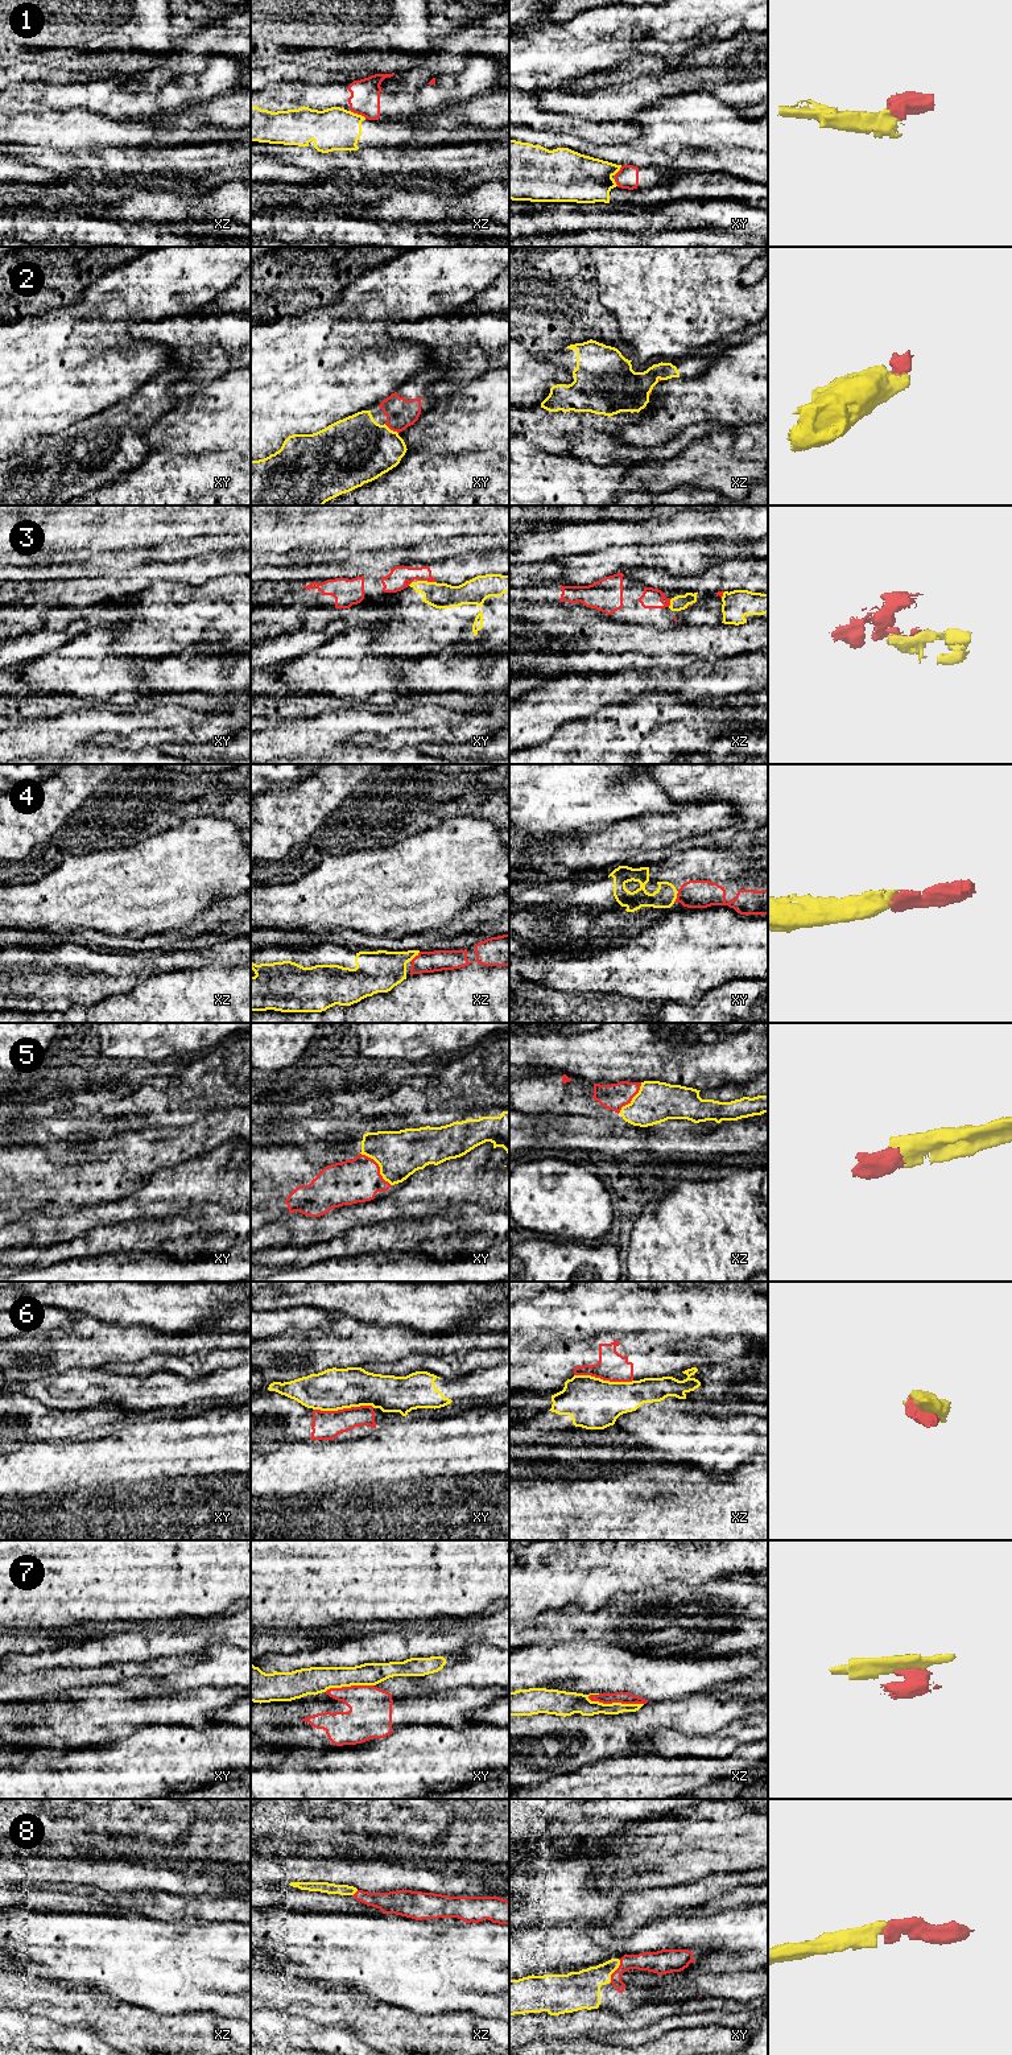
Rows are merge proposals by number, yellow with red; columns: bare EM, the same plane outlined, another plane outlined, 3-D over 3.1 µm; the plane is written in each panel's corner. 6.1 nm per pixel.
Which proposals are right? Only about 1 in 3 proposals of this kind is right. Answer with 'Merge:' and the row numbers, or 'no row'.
Merge: 2, 4, 5, 8

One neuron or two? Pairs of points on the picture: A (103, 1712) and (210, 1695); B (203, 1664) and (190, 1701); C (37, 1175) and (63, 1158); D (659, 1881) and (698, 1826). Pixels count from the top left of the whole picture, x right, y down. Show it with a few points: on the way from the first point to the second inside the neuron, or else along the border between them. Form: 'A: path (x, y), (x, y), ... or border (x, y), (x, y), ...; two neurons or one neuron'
A: path (129, 1712), (184, 1709); one neuron
B: border (224, 1687), (198, 1687), (180, 1694), (169, 1694); two neurons
C: border (25, 1146), (40, 1146), (53, 1163); two neurons
D: path (674, 1872), (693, 1853), (697, 1841); one neuron

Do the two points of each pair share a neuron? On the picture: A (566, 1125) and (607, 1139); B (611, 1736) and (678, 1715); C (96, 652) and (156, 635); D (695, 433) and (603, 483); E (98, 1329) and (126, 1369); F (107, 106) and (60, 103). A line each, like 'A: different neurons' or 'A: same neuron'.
A: same neuron
B: same neuron
C: different neurons
D: different neurons
E: different neurons
F: same neuron

